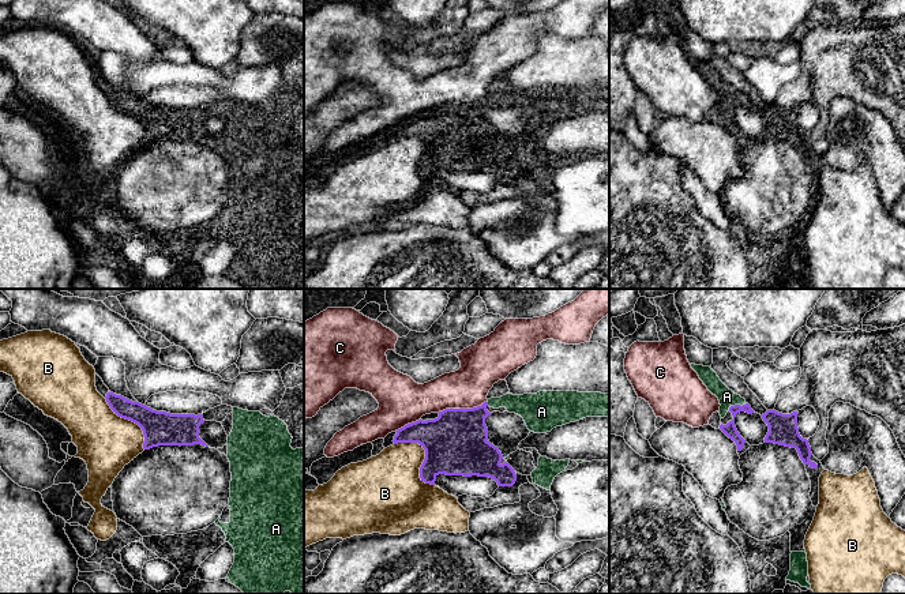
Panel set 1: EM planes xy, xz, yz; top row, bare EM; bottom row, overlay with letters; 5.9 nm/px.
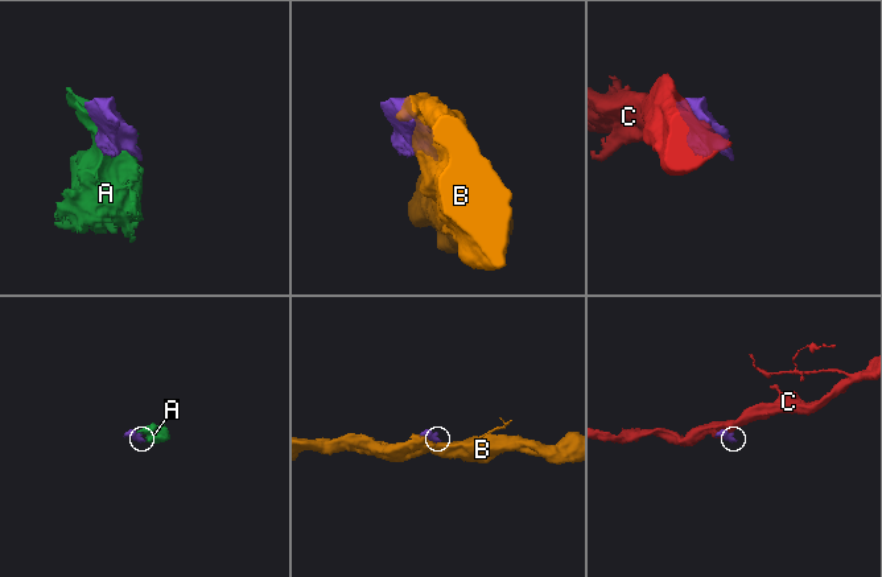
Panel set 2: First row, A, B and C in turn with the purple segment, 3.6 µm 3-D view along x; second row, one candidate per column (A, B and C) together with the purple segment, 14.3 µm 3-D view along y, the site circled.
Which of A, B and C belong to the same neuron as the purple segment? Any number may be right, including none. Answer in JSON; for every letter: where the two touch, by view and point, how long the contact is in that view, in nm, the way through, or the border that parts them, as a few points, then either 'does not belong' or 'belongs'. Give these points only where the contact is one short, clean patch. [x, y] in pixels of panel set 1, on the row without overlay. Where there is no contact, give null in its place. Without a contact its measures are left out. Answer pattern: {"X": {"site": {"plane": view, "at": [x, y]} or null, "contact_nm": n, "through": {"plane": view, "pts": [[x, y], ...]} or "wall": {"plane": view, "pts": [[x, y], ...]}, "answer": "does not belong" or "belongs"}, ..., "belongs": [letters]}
{"A": {"site": {"plane": "yz", "at": [736, 100]}, "contact_nm": 120, "answer": "belongs"}, "B": {"site": {"plane": "xz", "at": [425, 150]}, "contact_nm": 340, "answer": "does not belong"}, "C": {"site": {"plane": "xz", "at": [461, 104]}, "contact_nm": 300, "answer": "does not belong"}, "belongs": ["A"]}

